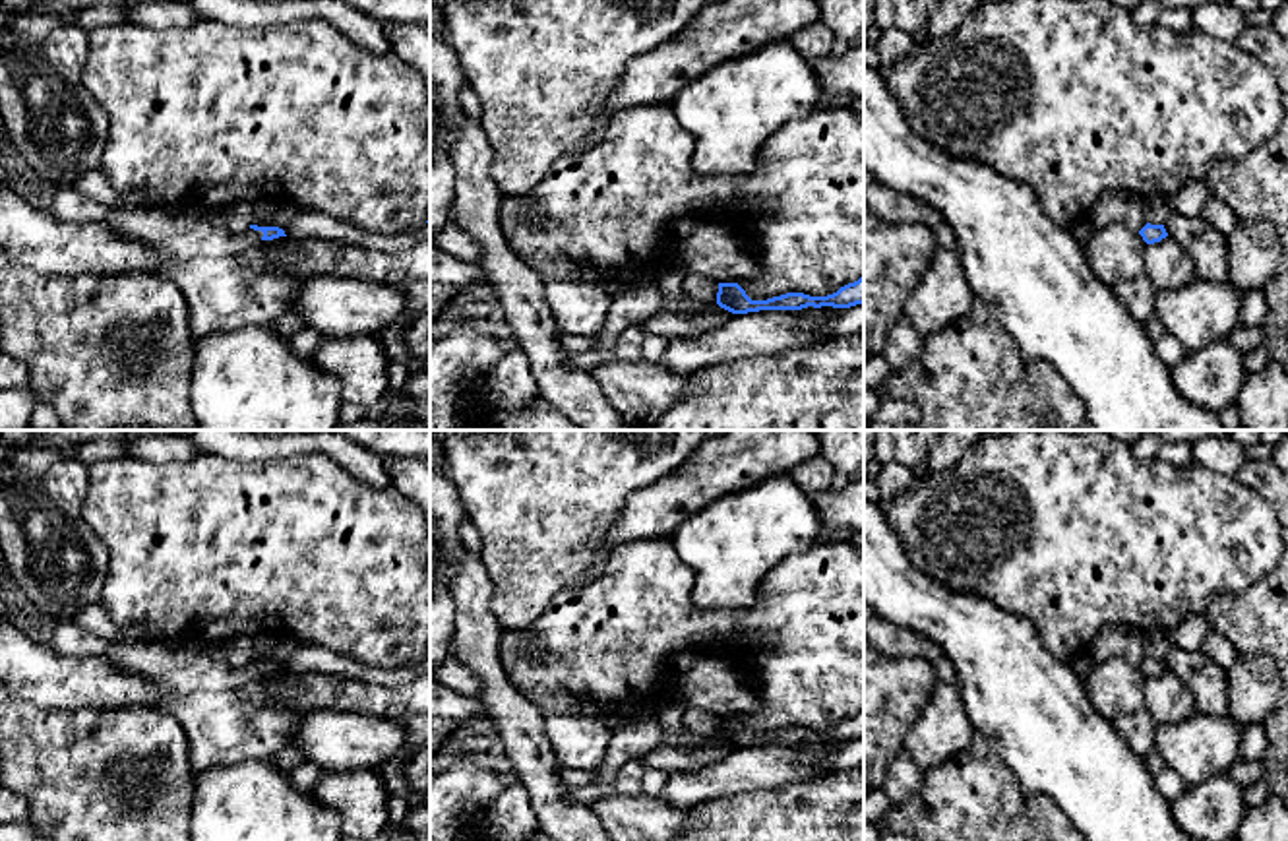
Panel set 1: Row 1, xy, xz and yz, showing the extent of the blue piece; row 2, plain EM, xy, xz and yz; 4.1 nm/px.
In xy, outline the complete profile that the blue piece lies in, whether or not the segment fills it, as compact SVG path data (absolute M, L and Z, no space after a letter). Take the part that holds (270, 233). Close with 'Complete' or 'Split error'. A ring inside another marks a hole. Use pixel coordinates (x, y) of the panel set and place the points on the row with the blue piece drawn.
M161 207L110 209L107 223L122 236L141 240L153 252L180 262L196 256L236 256L258 240L287 236L279 227L258 225L234 234L223 213L190 215Z. Split error

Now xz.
M864 277L841 287L837 293L827 296L786 293L767 300L751 300L738 283L719 283L717 304L707 312L686 316L660 310L649 316L641 324L641 327L645 333L662 335L672 341L705 335L726 324L734 314L748 314L759 310L802 310L808 306L850 308L856 304L864 304Z. Split error

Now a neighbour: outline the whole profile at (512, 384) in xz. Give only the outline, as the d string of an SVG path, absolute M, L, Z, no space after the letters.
M511 347L484 378L492 409L517 411L538 401L538 384L525 351Z

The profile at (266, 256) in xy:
M291 238L258 240L234 258L258 273L281 273L285 258L292 252Z

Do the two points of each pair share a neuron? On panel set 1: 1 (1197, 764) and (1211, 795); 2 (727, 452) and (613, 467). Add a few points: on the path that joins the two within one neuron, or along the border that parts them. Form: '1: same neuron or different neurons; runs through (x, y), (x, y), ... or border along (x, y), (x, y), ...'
1: different neurons; border along (1226, 772), (1190, 785)
2: different neurons; border along (696, 450), (673, 471), (647, 483)

